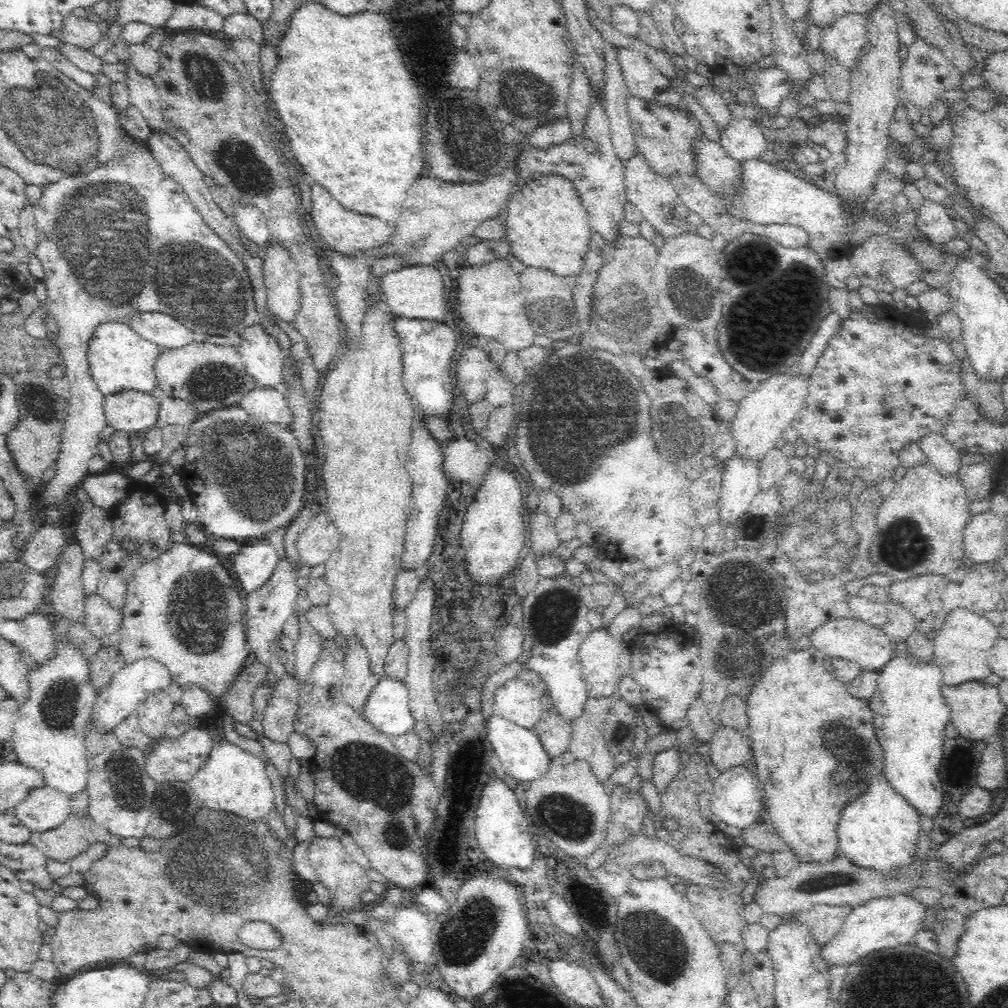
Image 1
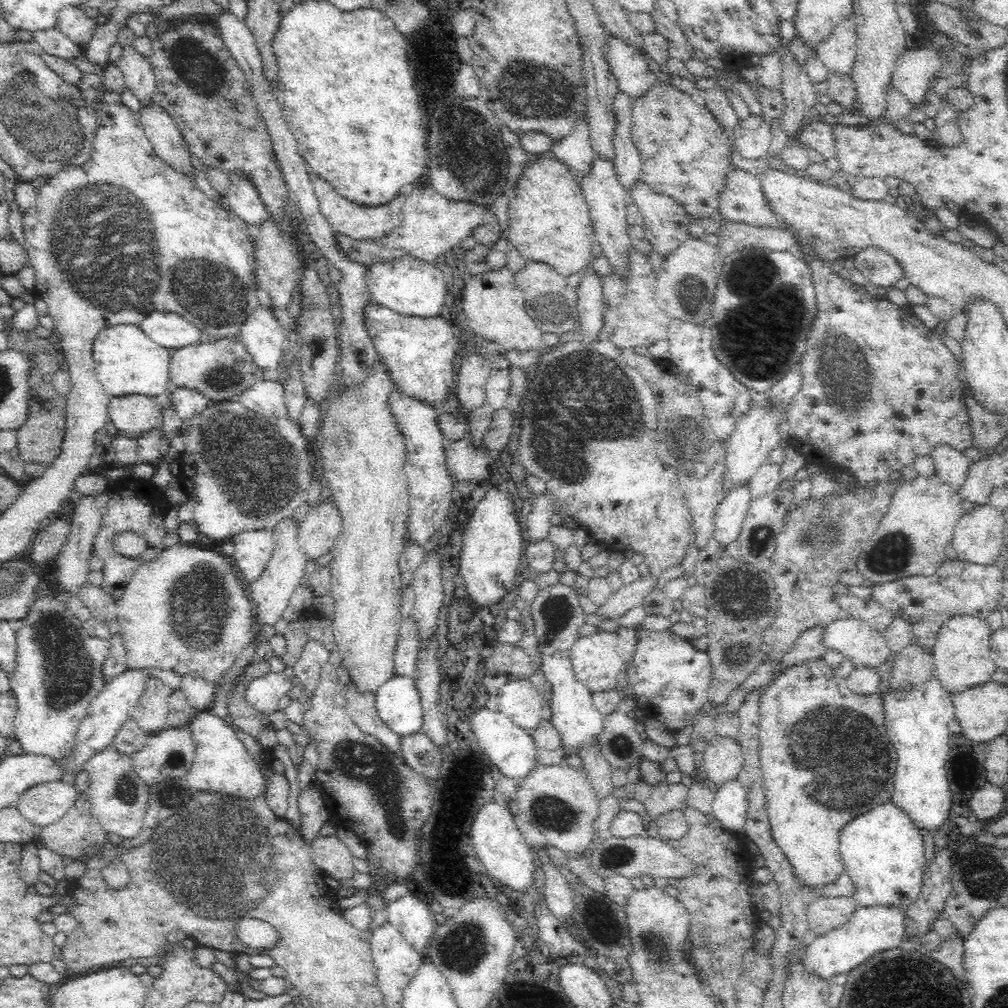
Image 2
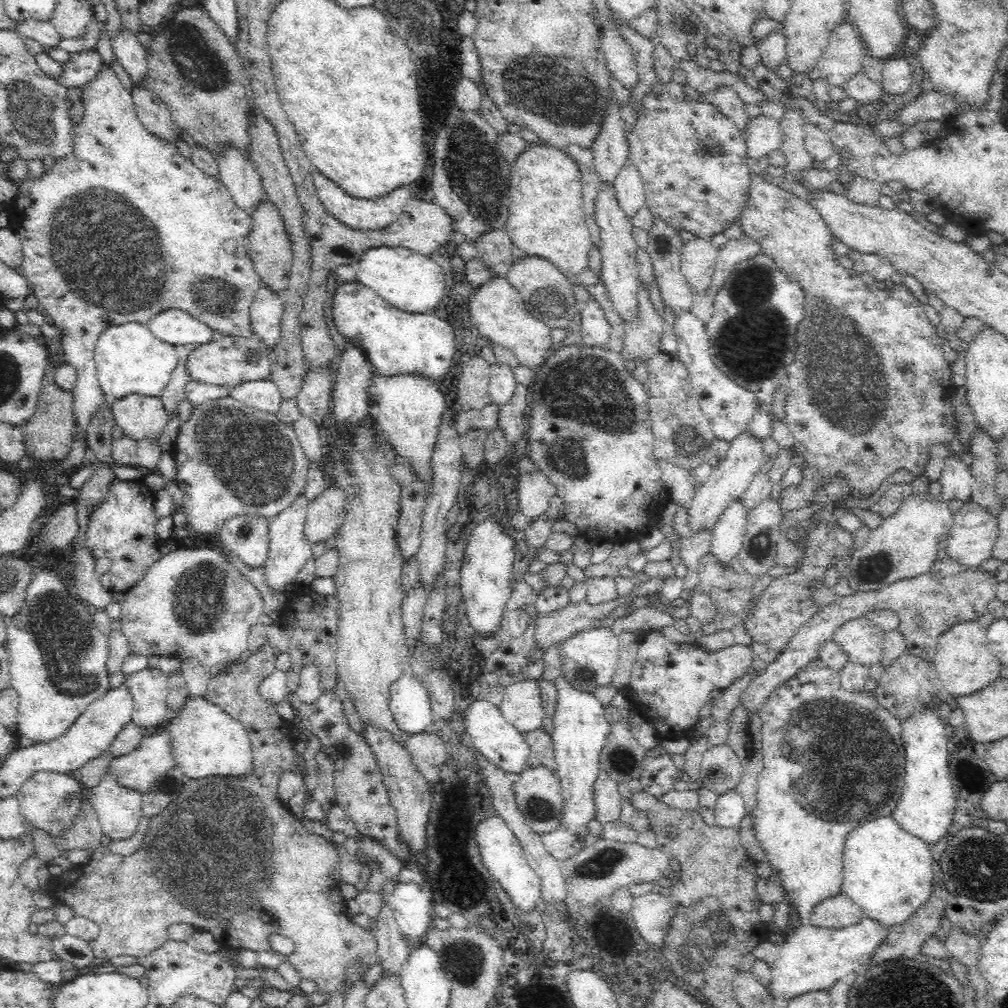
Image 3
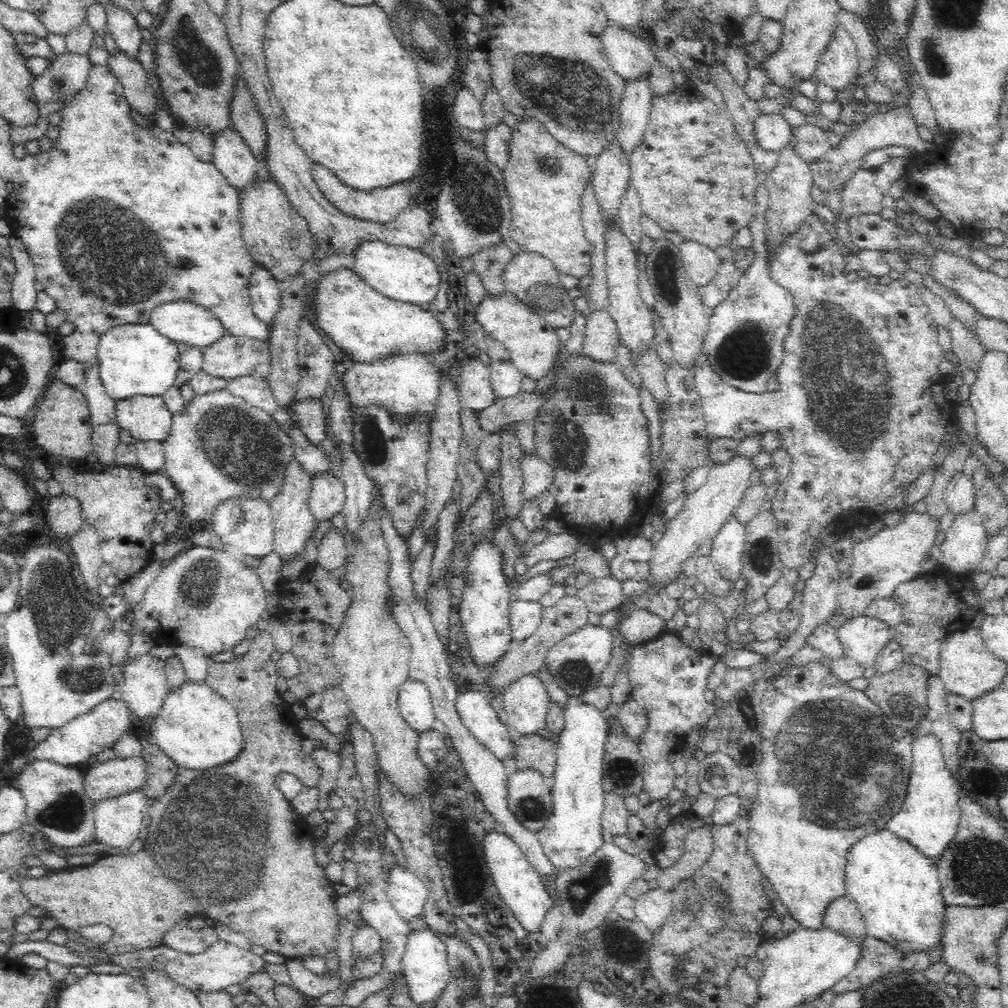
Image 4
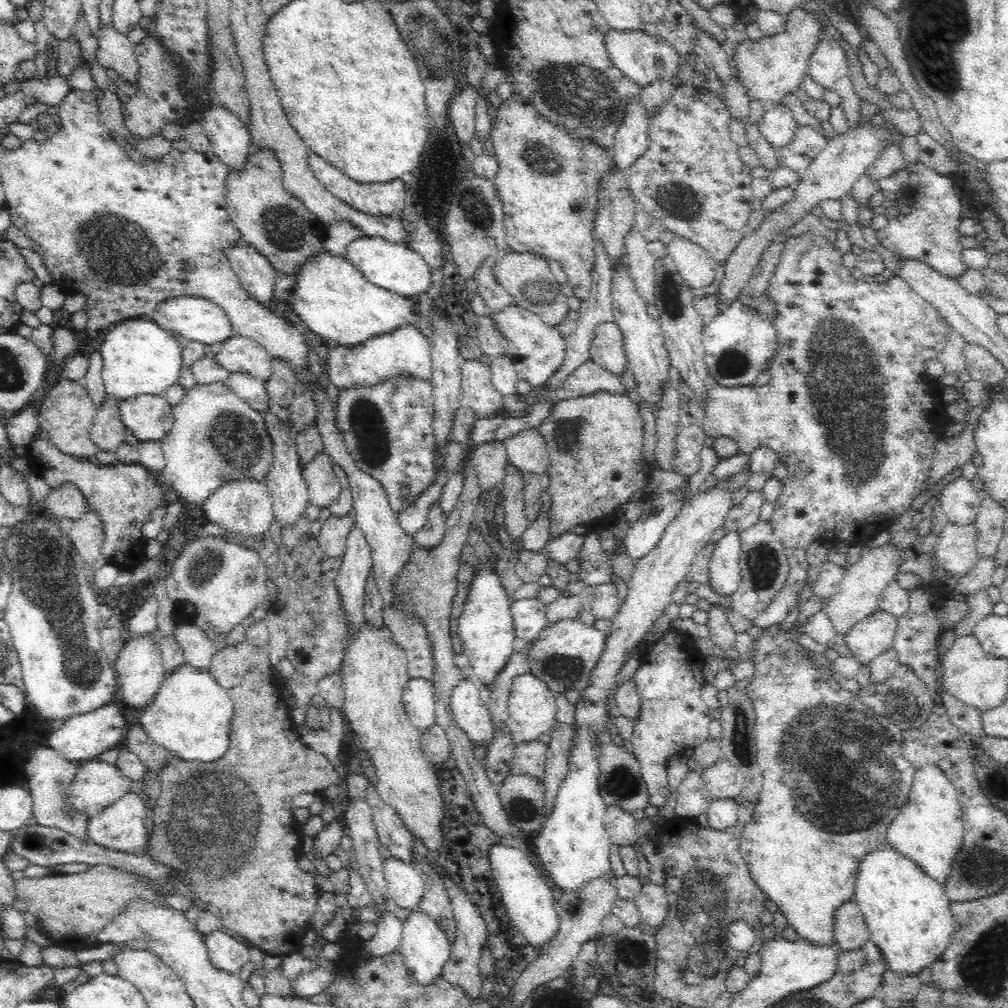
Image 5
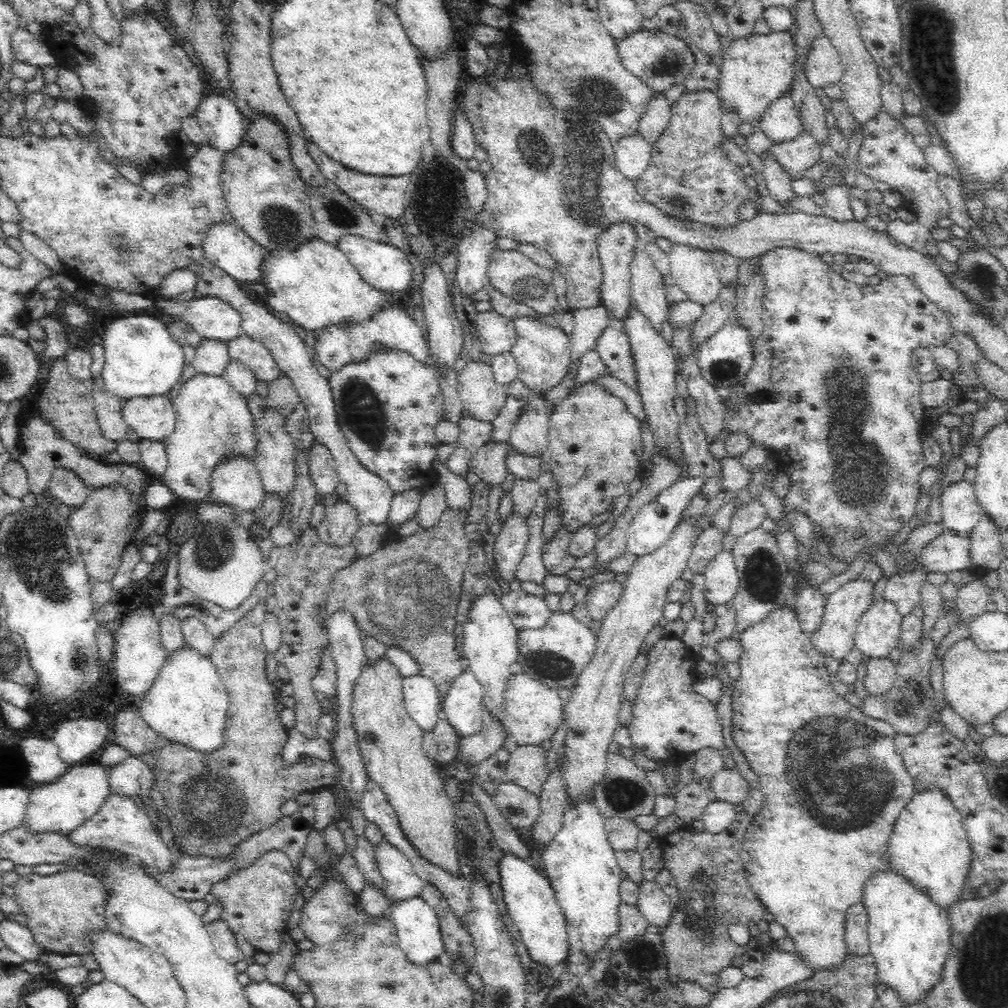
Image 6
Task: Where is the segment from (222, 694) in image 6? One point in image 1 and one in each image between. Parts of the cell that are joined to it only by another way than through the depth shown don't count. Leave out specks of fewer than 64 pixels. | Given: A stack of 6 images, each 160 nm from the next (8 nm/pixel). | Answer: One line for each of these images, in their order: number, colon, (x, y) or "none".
1: (234, 782)
2: (222, 765)
3: (208, 742)
4: (196, 728)
5: (190, 717)

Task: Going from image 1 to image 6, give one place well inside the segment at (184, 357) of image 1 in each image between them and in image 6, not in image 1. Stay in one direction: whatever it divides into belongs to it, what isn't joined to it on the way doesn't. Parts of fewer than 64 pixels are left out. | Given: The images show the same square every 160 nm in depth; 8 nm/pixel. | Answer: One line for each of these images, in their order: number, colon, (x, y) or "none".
2: (220, 370)
3: (226, 361)
4: (230, 357)
5: (238, 353)
6: (253, 354)

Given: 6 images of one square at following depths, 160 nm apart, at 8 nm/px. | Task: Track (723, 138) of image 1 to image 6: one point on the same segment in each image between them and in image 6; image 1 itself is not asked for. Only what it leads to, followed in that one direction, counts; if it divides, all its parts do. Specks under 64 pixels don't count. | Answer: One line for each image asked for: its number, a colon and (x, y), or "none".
2: (752, 137)
3: (763, 135)
4: (772, 131)
5: (777, 125)
6: (780, 122)

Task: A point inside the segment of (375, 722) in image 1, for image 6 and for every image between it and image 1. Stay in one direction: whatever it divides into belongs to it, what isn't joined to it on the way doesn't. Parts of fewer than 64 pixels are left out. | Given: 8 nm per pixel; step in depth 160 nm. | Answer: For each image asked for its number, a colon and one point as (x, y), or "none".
2: (397, 702)
3: (409, 704)
4: (414, 703)
5: (418, 698)
6: (421, 700)

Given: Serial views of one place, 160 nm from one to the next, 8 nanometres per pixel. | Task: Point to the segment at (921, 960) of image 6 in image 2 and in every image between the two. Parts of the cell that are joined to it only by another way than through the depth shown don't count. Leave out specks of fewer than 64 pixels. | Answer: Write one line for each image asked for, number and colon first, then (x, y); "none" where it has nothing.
2: (882, 850)
3: (887, 871)
4: (897, 889)
5: (907, 914)

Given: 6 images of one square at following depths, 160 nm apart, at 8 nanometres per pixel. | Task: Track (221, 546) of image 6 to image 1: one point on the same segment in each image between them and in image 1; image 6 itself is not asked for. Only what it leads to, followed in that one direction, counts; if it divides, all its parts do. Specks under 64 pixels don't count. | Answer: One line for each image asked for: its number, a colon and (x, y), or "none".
1: (182, 608)
2: (186, 611)
3: (194, 604)
4: (203, 599)
5: (215, 584)

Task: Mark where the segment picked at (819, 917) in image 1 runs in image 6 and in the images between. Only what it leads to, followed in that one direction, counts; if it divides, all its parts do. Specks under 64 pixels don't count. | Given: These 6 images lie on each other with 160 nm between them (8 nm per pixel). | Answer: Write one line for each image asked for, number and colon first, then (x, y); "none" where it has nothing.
2: (824, 914)
3: (839, 911)
4: (842, 915)
5: (849, 929)
6: (856, 937)

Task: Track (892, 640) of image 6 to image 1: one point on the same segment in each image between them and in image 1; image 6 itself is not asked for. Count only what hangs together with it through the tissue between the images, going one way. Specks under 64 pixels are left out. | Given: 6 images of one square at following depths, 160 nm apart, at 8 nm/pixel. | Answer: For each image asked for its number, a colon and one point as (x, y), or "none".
1: (847, 638)
2: (866, 647)
3: (862, 642)
4: (862, 638)
5: (873, 635)

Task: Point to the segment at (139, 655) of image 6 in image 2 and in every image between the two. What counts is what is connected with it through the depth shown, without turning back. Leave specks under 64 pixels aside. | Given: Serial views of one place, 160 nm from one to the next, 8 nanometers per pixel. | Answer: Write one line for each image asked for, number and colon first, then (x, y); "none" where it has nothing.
2: (151, 713)
3: (148, 687)
4: (145, 686)
5: (139, 669)

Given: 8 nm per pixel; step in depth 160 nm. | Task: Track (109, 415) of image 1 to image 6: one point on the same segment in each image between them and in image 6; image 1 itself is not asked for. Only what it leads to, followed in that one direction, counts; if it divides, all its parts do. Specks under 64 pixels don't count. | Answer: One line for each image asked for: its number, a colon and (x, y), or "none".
2: (132, 414)
3: (139, 416)
4: (147, 418)
5: (148, 417)
6: (151, 417)

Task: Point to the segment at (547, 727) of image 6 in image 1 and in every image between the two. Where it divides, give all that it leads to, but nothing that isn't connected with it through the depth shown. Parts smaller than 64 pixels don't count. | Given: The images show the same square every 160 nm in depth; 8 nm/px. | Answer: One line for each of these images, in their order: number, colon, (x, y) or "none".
1: (515, 701)
2: (517, 699)
3: (521, 705)
4: (526, 700)
5: (532, 710)

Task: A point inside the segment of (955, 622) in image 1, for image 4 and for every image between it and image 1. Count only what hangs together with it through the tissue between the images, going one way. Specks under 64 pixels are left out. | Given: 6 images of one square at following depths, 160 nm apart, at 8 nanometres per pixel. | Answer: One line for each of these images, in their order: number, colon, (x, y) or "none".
2: (962, 651)
3: (962, 661)
4: (967, 668)

